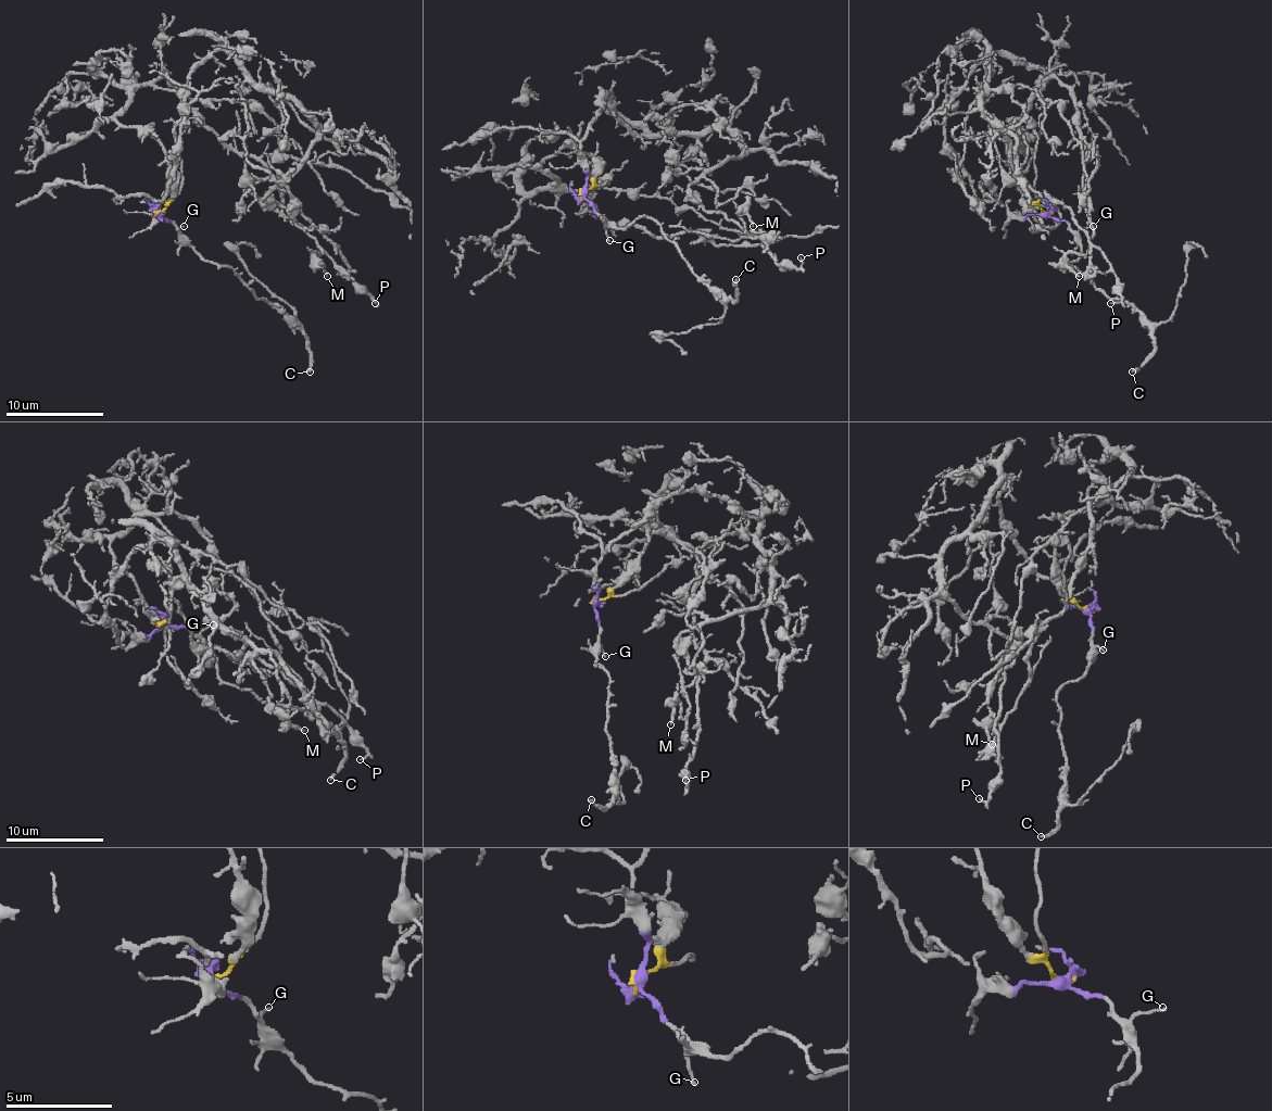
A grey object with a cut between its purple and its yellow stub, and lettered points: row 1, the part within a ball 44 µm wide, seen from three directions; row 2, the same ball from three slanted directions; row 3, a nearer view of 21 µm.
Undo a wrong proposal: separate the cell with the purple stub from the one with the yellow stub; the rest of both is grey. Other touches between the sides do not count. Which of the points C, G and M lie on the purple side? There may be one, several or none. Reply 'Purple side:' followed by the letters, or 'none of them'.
Purple side: C, G

